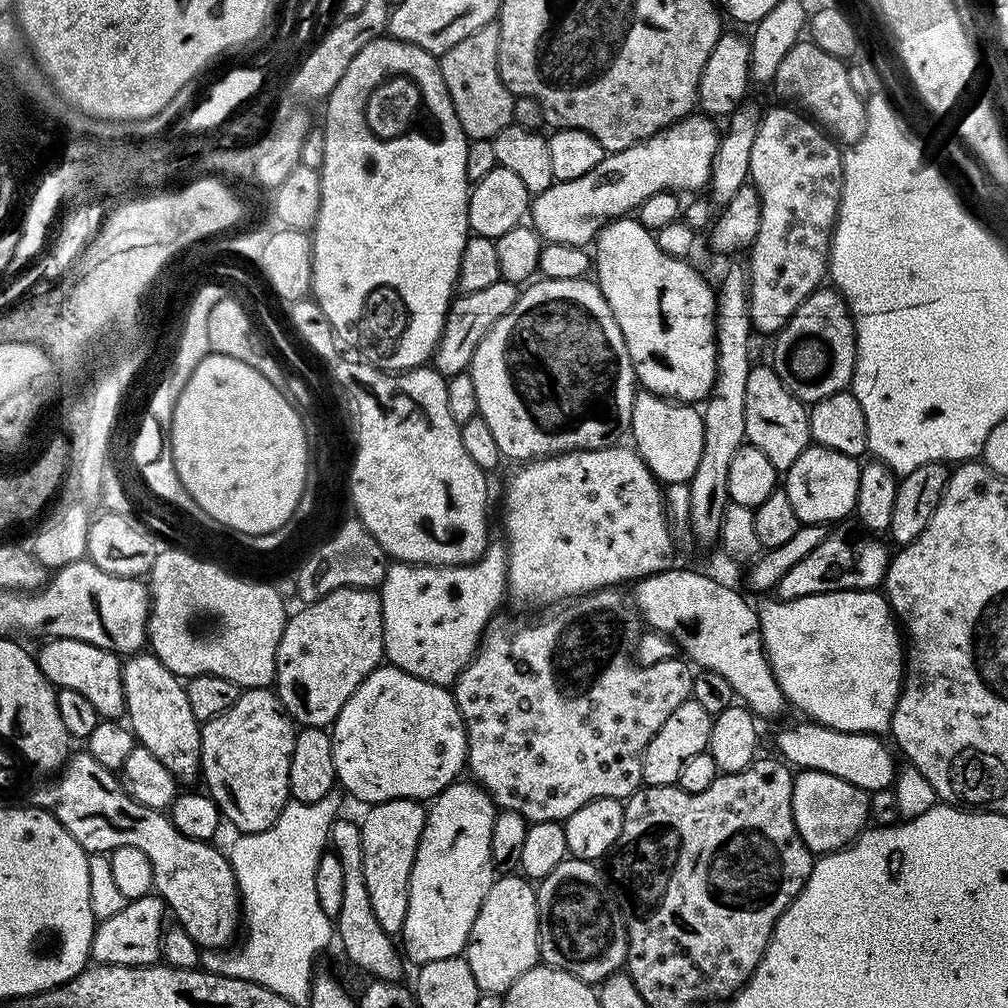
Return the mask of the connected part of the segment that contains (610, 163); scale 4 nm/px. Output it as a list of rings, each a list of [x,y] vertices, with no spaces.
[[[689,114],[684,117],[683,120],[677,120],[676,123],[671,124],[669,128],[663,129],[656,132],[652,136],[647,136],[646,139],[638,141],[636,144],[631,144],[626,150],[618,150],[617,152],[609,152],[605,155],[602,162],[598,162],[598,166],[594,166],[594,170],[590,170],[590,174],[582,174],[582,178],[570,178],[569,180],[557,180],[556,183],[552,184],[546,190],[535,193],[530,200],[530,224],[531,227],[536,229],[536,233],[540,235],[540,239],[553,244],[554,242],[566,242],[567,244],[578,244],[581,246],[588,246],[595,241],[596,237],[599,236],[601,228],[608,223],[609,220],[619,220],[621,218],[627,217],[628,212],[631,210],[639,209],[639,206],[643,200],[650,198],[650,194],[658,194],[665,190],[669,192],[674,192],[677,194],[685,194],[684,192],[692,192],[695,188],[700,188],[709,183],[712,179],[712,163],[716,158],[716,151],[720,146],[721,133],[716,132],[716,128],[711,119],[707,115],[699,114]]]

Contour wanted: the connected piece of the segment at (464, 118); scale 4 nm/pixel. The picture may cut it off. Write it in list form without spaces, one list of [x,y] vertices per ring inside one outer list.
[[[495,23],[478,29],[469,38],[464,38],[462,42],[458,42],[457,46],[451,47],[448,52],[443,53],[438,62],[443,81],[446,82],[451,101],[454,102],[454,110],[458,115],[459,124],[469,139],[492,139],[502,129],[507,128],[512,121],[514,97],[501,82],[500,72],[497,69],[497,30],[498,26]]]

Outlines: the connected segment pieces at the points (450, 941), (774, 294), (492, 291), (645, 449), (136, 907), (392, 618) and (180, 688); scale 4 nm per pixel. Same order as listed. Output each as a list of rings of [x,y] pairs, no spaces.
[[[457,782],[451,784],[445,792],[440,793],[431,801],[430,807],[427,809],[424,817],[424,829],[422,830],[422,838],[418,842],[418,854],[414,858],[414,866],[410,874],[410,906],[406,910],[406,922],[402,933],[402,952],[409,960],[413,960],[413,965],[419,966],[426,962],[438,962],[438,958],[454,958],[461,955],[467,949],[468,939],[470,938],[470,930],[474,926],[474,918],[478,918],[478,910],[482,906],[482,902],[486,898],[486,894],[490,890],[494,879],[494,869],[492,867],[492,859],[490,858],[490,830],[494,826],[494,818],[498,811],[495,804],[492,803],[491,796],[475,782]]]
[[[784,107],[788,108],[772,108],[761,115],[758,134],[754,138],[754,150],[750,150],[748,174],[752,187],[760,196],[762,210],[758,234],[746,252],[748,305],[752,327],[757,333],[781,332],[798,306],[802,306],[802,302],[806,302],[806,298],[810,298],[810,294],[825,283],[832,231],[836,228],[836,219],[840,213],[840,195],[844,185],[844,158],[837,141],[821,125],[801,114],[795,107]]]
[[[499,280],[491,286],[486,286],[483,290],[457,295],[453,299],[452,307],[448,309],[444,329],[436,344],[434,353],[436,371],[446,378],[459,372],[469,371],[474,358],[474,350],[478,350],[482,338],[486,338],[488,331],[516,305],[516,299],[520,297],[520,293],[521,289],[517,285]]]
[[[637,391],[632,407],[631,436],[636,452],[661,485],[692,481],[702,459],[704,441],[704,417],[693,405],[658,398],[652,392]]]
[[[149,894],[127,901],[125,908],[118,914],[97,923],[96,933],[92,936],[91,959],[96,964],[121,964],[131,968],[157,963],[162,956],[164,916],[166,917],[166,905],[160,896]]]
[[[491,541],[482,559],[471,565],[434,567],[432,565],[391,563],[380,587],[383,602],[383,644],[385,659],[412,677],[422,678],[440,687],[453,685],[462,669],[476,655],[494,610],[506,596],[508,585],[508,550],[503,542]]]
[[[141,650],[123,661],[122,686],[126,720],[139,747],[150,750],[177,781],[192,780],[195,776],[197,779],[201,775],[202,724],[194,718],[194,710],[190,710],[181,677],[174,675],[151,651]]]

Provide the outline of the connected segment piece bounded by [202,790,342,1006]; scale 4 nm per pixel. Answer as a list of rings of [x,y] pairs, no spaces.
[[[333,790],[318,798],[318,802],[289,799],[282,814],[278,814],[269,828],[261,832],[245,832],[235,837],[237,840],[232,844],[230,859],[236,879],[236,891],[240,894],[244,941],[227,950],[216,950],[205,955],[202,960],[205,969],[215,970],[221,976],[254,982],[298,1006],[307,1005],[314,975],[312,959],[334,940],[334,920],[326,916],[318,900],[315,871],[319,859],[329,847],[331,826],[337,820],[341,797],[339,791]]]

